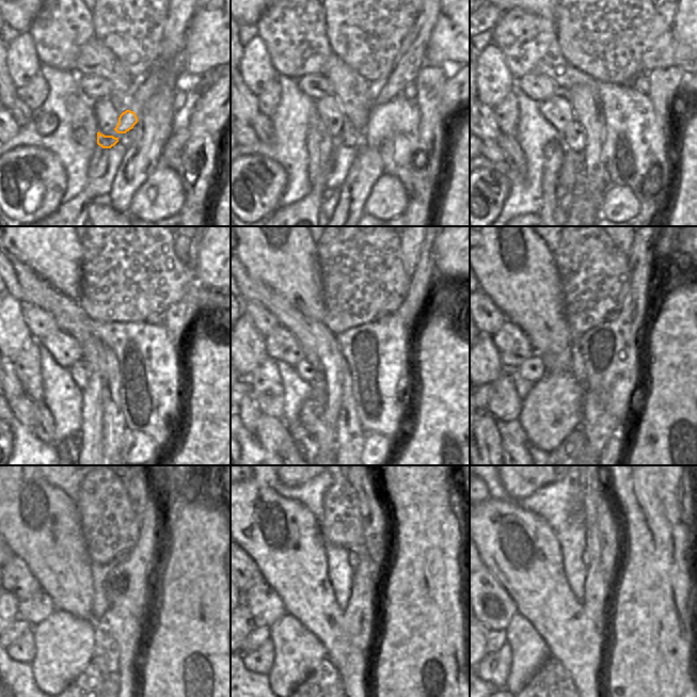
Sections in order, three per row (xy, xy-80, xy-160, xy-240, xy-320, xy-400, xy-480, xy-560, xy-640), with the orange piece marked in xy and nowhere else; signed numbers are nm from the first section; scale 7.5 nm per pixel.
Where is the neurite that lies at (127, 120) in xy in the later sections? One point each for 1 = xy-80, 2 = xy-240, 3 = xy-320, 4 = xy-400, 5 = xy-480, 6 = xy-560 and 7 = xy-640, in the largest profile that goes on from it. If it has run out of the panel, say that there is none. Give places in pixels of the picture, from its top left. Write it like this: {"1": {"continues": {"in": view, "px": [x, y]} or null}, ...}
{"1": {"continues": {"in": "xy-80", "px": [348, 137]}}, "2": {"continues": {"in": "xy-240", "px": [80, 371]}}, "3": {"continues": {"in": "xy-320", "px": [305, 371]}}, "4": {"continues": {"in": "xy-400", "px": [533, 369]}}, "5": {"continues": {"in": "xy-480", "px": [35, 610]}}, "6": {"continues": {"in": "xy-560", "px": [266, 606]}}, "7": {"continues": {"in": "xy-640", "px": [492, 606]}}}

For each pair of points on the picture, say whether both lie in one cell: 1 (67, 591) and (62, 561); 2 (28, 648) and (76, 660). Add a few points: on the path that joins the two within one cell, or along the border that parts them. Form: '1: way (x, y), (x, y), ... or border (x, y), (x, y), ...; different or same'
1: way (67, 584), (63, 569); same
2: border (33, 629), (34, 659), (31, 663); different

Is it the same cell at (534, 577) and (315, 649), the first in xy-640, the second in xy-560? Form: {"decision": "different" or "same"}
{"decision": "different"}

